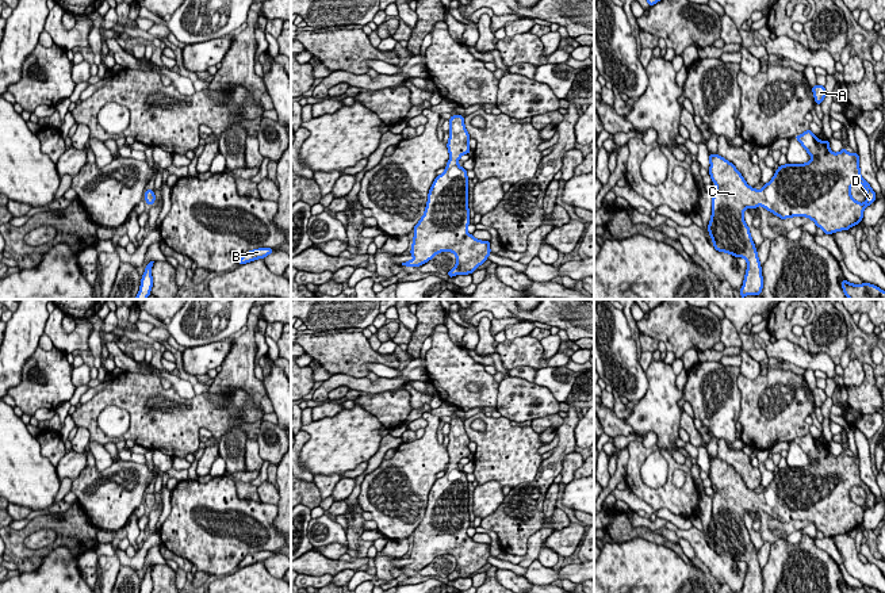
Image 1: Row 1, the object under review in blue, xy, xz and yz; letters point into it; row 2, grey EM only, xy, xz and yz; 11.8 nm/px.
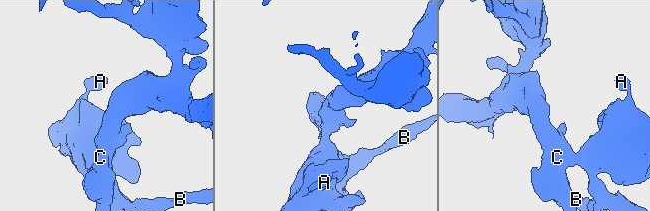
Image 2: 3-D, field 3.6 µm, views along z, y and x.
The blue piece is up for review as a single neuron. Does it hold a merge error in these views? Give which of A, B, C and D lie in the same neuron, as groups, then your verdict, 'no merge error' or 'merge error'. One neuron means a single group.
A B C D; no merge error

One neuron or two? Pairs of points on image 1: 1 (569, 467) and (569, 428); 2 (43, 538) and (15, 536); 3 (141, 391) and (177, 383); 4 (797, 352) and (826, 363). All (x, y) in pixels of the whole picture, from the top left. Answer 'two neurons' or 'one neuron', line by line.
1: two neurons
2: two neurons
3: two neurons
4: one neuron

